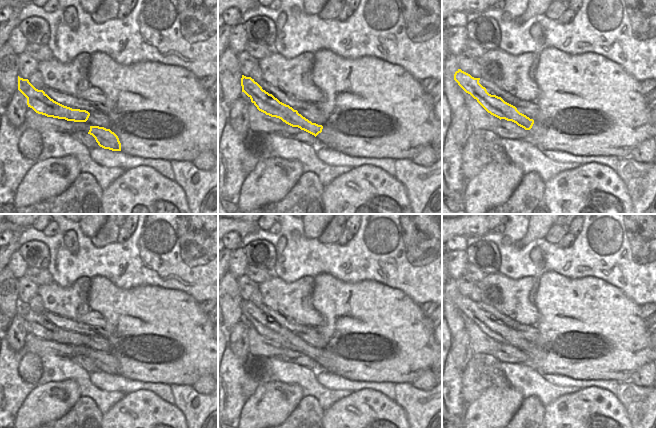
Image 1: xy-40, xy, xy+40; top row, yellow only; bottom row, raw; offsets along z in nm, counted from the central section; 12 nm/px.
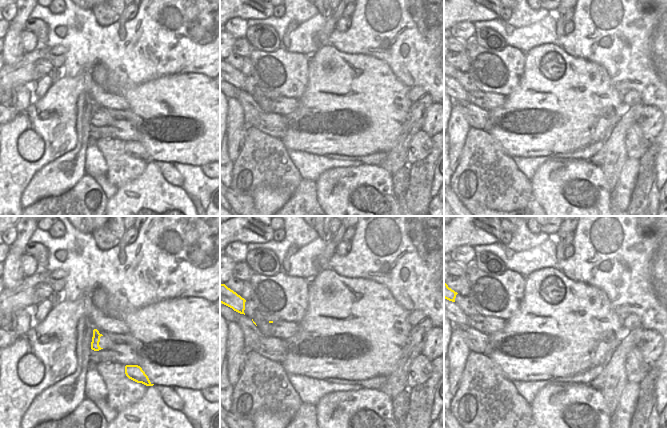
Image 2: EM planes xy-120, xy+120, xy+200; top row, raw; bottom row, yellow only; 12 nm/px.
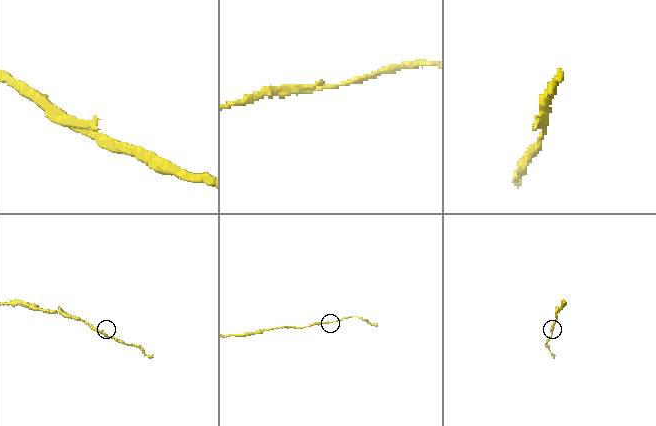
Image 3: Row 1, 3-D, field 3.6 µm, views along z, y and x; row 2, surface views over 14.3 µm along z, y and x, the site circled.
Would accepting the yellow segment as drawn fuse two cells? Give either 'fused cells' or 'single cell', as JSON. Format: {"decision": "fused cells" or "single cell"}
{"decision": "single cell"}

